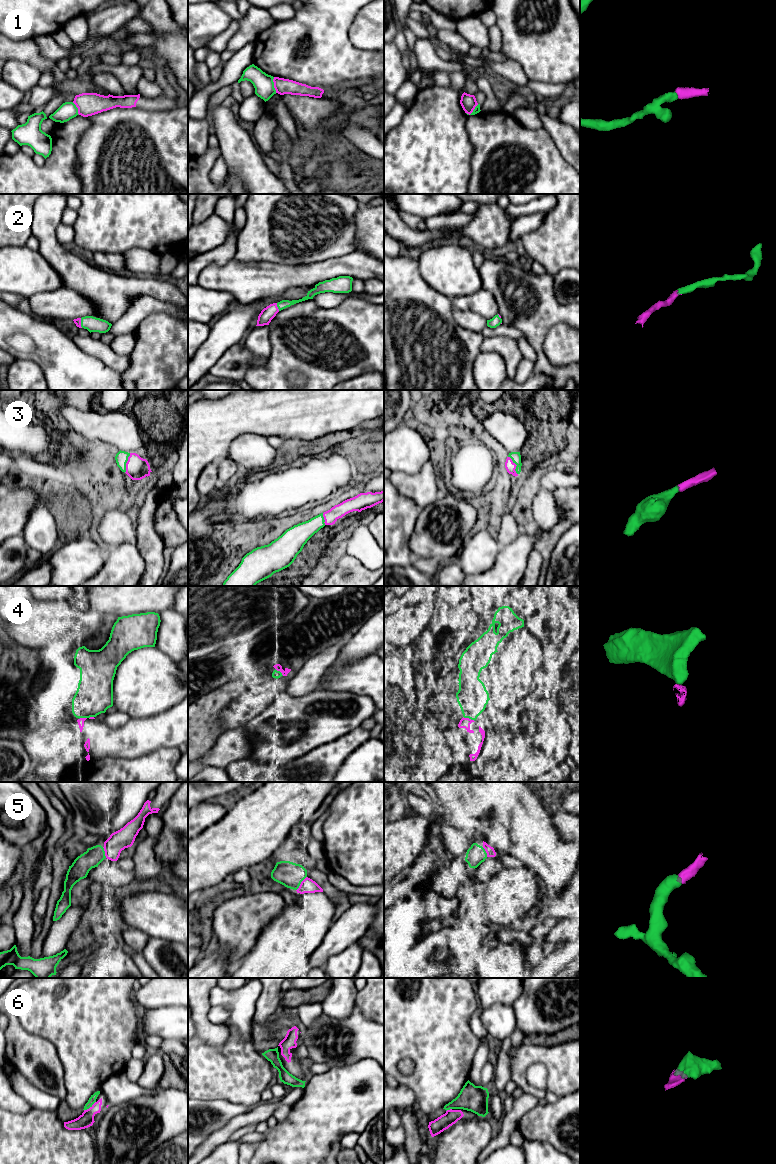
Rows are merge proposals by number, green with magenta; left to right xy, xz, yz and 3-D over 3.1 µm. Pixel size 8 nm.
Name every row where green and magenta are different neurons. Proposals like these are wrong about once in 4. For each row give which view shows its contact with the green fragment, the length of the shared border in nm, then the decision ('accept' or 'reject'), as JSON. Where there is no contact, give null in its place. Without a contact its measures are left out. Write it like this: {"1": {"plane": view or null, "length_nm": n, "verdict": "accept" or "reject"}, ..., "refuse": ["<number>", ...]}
{"1": {"plane": "xz", "length_nm": 130, "verdict": "reject"}, "2": {"plane": "xz", "length_nm": 70, "verdict": "accept"}, "3": {"plane": "xy", "length_nm": 170, "verdict": "accept"}, "4": {"plane": "yz", "length_nm": 100, "verdict": "reject"}, "5": {"plane": "xz", "length_nm": 150, "verdict": "accept"}, "6": {"plane": "xy", "length_nm": 120, "verdict": "reject"}, "refuse": ["1", "4", "6"]}

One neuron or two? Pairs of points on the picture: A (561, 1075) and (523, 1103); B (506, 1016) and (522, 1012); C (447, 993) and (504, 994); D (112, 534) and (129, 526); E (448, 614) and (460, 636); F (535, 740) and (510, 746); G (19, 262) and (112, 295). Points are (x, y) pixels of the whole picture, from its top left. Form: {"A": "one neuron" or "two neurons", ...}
{"A": "two neurons", "B": "two neurons", "C": "two neurons", "D": "one neuron", "E": "one neuron", "F": "one neuron", "G": "two neurons"}

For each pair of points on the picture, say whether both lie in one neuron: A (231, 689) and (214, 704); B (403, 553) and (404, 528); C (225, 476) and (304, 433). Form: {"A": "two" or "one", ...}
{"A": "one", "B": "one", "C": "two"}

